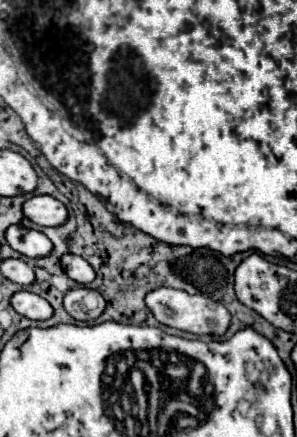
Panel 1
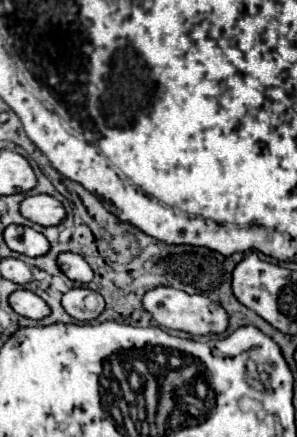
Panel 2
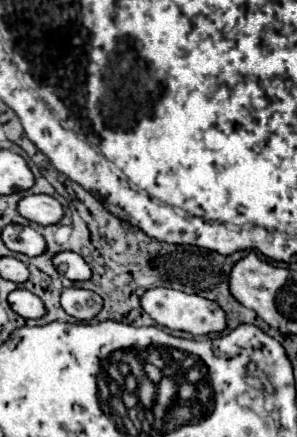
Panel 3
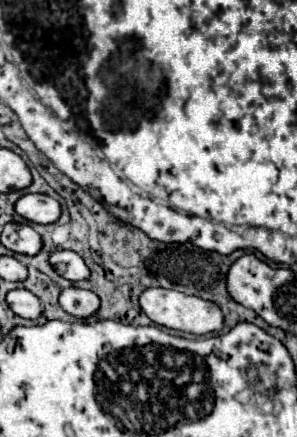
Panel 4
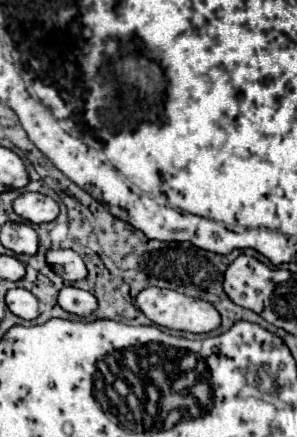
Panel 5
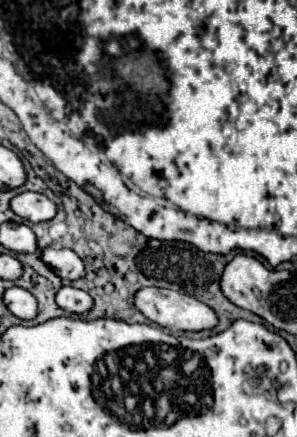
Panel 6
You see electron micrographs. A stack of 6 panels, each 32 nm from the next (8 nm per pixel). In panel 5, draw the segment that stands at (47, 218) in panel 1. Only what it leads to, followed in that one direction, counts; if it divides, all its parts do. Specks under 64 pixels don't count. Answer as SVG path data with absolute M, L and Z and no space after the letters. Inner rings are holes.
M28 192L28 194L22 194L20 198L16 198L14 212L18 216L30 220L32 224L44 224L44 222L56 220L56 216L60 214L60 206L50 196Z

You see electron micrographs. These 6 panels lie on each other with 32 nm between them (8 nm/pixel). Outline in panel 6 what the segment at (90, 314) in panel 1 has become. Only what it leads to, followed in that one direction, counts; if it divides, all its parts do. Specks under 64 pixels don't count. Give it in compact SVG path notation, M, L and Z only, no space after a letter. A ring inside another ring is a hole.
M62 286L56 294L56 302L60 308L72 314L88 314L92 310L92 296L84 290L78 290L74 286Z

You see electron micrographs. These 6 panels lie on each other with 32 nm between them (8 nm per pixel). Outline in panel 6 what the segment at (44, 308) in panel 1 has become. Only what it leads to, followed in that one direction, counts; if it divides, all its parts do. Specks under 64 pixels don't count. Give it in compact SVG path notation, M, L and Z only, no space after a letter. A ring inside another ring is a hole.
M10 288L10 290L6 290L6 294L4 294L4 302L6 302L6 306L8 306L8 310L14 314L14 316L18 316L18 318L22 318L22 320L32 320L32 318L36 318L36 298L28 292L28 290L24 290L24 288Z

